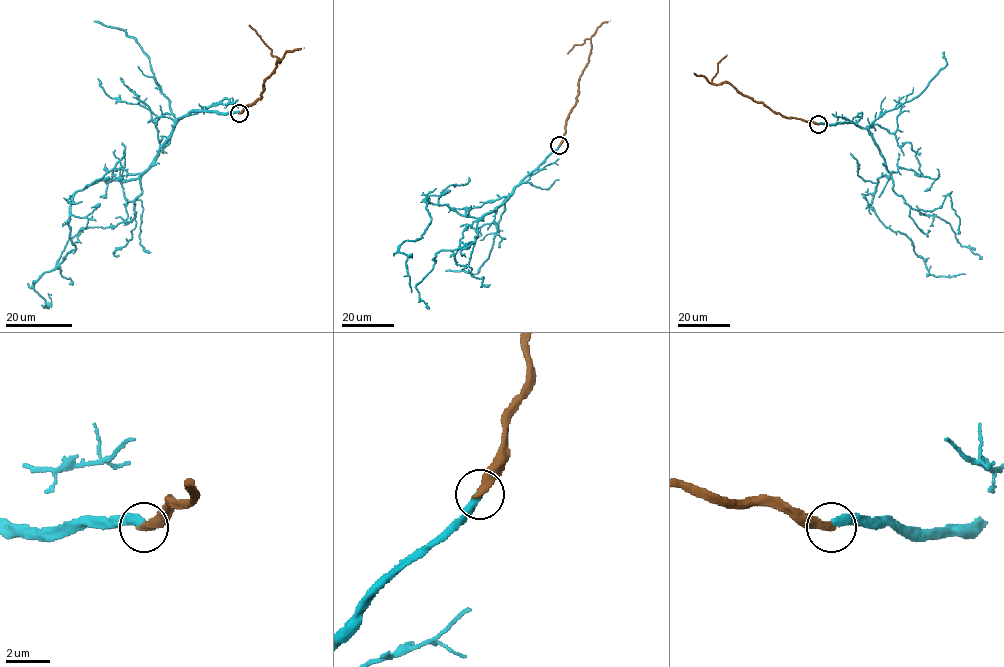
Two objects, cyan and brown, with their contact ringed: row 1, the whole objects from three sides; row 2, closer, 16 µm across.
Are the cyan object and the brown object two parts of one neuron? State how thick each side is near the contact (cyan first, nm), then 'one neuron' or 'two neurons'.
360 nm thick on the cyan side, 400 nm on the other; one neuron

